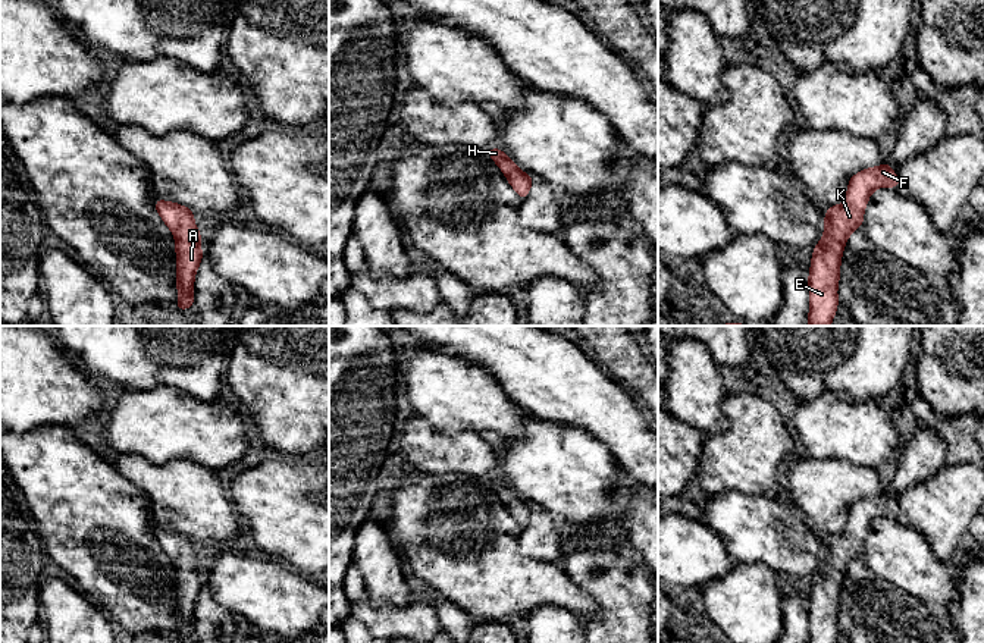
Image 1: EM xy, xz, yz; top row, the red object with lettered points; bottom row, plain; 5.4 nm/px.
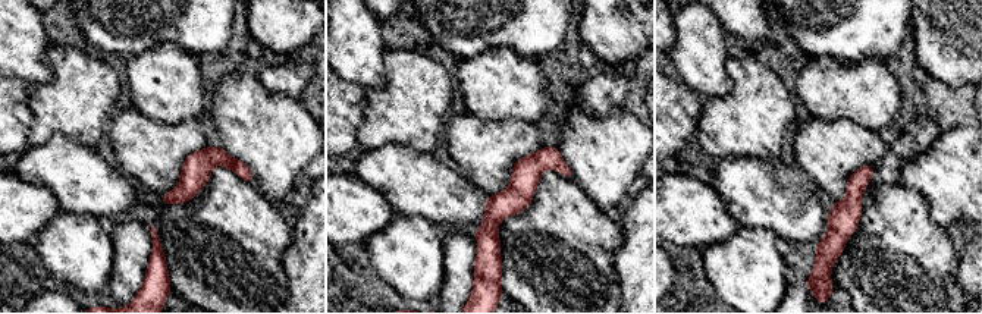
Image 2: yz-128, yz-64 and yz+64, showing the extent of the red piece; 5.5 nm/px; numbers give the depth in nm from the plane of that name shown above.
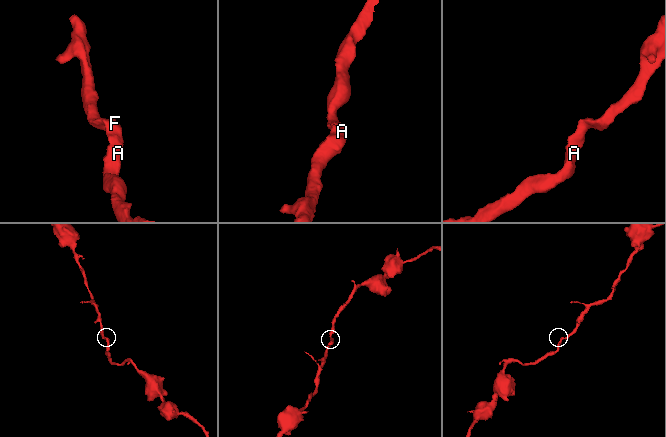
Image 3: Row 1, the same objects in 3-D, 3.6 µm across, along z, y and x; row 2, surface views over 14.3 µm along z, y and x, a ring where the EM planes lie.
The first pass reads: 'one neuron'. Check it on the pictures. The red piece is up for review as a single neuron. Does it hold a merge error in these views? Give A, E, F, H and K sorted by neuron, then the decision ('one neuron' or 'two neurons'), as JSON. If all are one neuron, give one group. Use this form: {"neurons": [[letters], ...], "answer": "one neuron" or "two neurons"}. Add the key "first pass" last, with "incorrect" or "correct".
{"neurons": [["A", "E", "F", "H", "K"]], "answer": "one neuron", "first pass": "correct"}

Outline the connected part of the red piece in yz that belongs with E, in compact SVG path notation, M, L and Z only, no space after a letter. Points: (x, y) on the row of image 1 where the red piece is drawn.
M887 161L853 175L846 200L840 206L828 207L824 216L824 236L814 247L808 277L809 326L831 324L839 305L837 286L844 244L862 225L868 198L880 186L899 189L899 178Z

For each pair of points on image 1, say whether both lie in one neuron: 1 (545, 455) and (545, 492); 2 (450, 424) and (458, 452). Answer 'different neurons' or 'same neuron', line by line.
1: same neuron
2: different neurons

